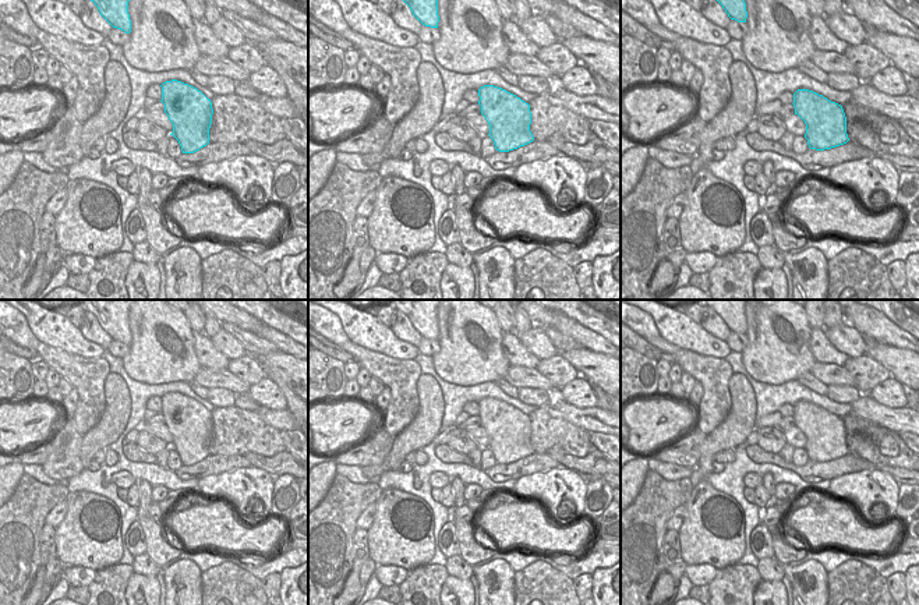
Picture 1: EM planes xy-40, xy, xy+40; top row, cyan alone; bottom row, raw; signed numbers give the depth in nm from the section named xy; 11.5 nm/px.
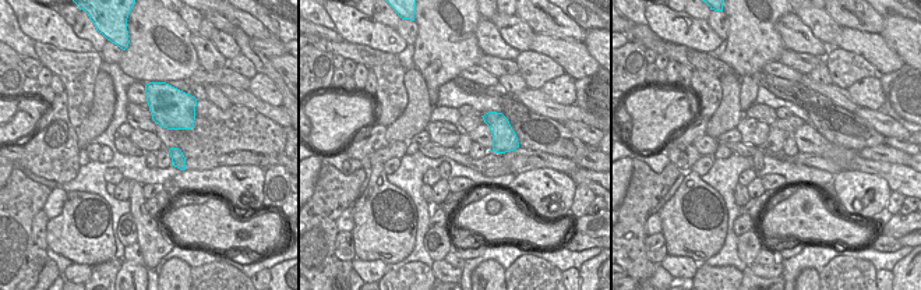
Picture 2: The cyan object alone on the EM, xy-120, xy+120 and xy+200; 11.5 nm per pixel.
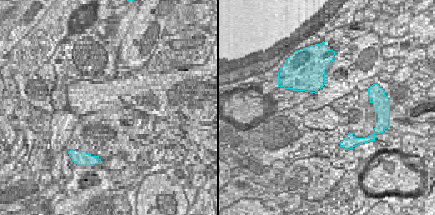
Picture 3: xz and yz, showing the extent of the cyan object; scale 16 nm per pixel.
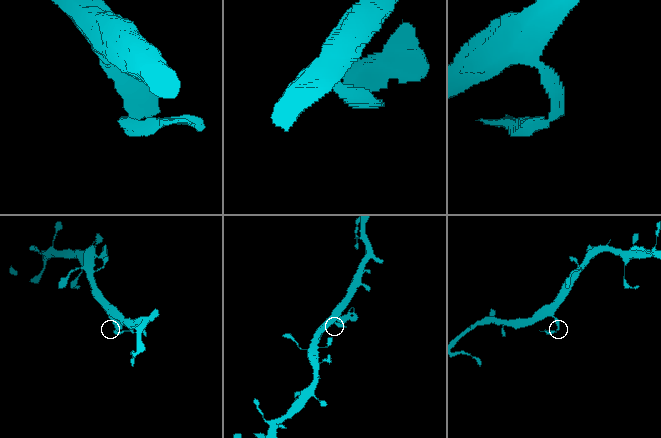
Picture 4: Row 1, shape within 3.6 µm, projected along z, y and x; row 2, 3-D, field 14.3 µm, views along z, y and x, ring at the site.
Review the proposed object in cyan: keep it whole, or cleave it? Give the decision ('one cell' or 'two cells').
two cells

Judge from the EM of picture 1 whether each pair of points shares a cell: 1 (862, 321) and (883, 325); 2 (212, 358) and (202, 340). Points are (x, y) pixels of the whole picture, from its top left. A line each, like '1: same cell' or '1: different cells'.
1: same cell
2: same cell

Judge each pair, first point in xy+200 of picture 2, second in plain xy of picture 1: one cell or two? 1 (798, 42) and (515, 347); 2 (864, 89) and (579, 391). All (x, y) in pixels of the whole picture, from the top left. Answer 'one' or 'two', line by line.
1: one
2: one

